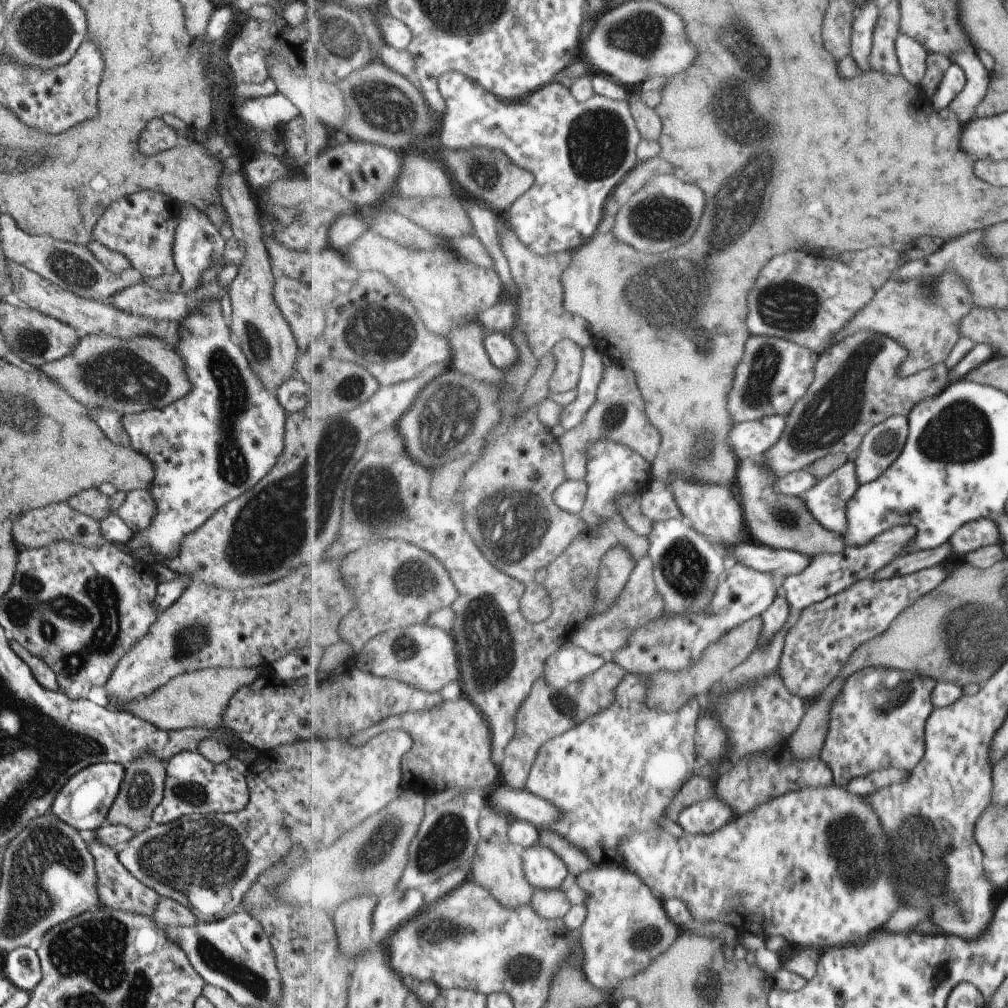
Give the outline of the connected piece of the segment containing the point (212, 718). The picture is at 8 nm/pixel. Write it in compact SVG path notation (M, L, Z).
M227 667L191 671L190 673L183 673L170 678L164 685L157 687L149 696L146 696L145 699L137 699L133 703L116 705L115 707L107 699L107 706L115 708L115 710L130 712L164 731L184 728L207 727L212 729L221 727L230 732L232 743L235 741L243 743L231 730L222 724L220 716L233 693L242 686L253 682L257 675L266 670L264 667L243 667L238 669Z

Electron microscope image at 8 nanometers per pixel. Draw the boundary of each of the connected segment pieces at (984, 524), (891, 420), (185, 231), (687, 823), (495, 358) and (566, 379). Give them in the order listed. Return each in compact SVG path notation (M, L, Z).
M977 519L964 524L959 531L955 531L948 543L955 552L955 559L960 561L971 551L977 551L987 545L997 544L998 538L998 528L992 521Z
M893 415L865 435L855 459L860 485L877 480L900 458L909 433L910 420L906 416Z
M193 205L179 207L178 221L175 227L175 236L172 246L172 259L174 267L181 277L181 292L189 295L189 291L201 286L201 274L207 270L213 262L224 260L223 248L225 240L221 237L218 228L208 219L206 213L202 213Z
M715 796L688 806L679 816L677 823L685 834L708 835L720 831L735 816L732 808Z
M491 331L484 340L493 364L502 371L512 369L520 359L520 350L511 334Z
M562 338L551 348L551 353L555 360L555 370L549 380L551 391L560 393L577 388L584 365L582 346L569 338Z

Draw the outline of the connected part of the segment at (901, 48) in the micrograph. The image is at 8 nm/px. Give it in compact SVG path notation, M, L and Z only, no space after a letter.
M901 32L896 40L896 51L902 64L902 73L919 87L927 70L928 48L915 37Z

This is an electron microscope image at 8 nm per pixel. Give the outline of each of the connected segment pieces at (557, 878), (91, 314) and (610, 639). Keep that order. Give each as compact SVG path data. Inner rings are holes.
M541 840L522 850L524 871L536 889L560 889L569 876L565 861L549 845Z
M13 261L6 262L6 273L9 282L8 290L13 290L21 302L25 302L29 308L43 315L67 324L76 332L79 338L83 335L97 335L99 333L121 337L122 339L130 339L135 335L155 335L161 337L176 350L178 324L175 321L153 321L117 310L107 301L81 298L72 292L51 284L46 278Z
M643 557L638 560L629 582L622 590L618 599L602 613L593 615L588 621L580 624L576 636L571 637L571 642L583 647L590 653L609 656L623 645L627 644L631 633L640 626L645 626L654 618L663 614L665 608L664 596L658 591L654 577L654 560Z

